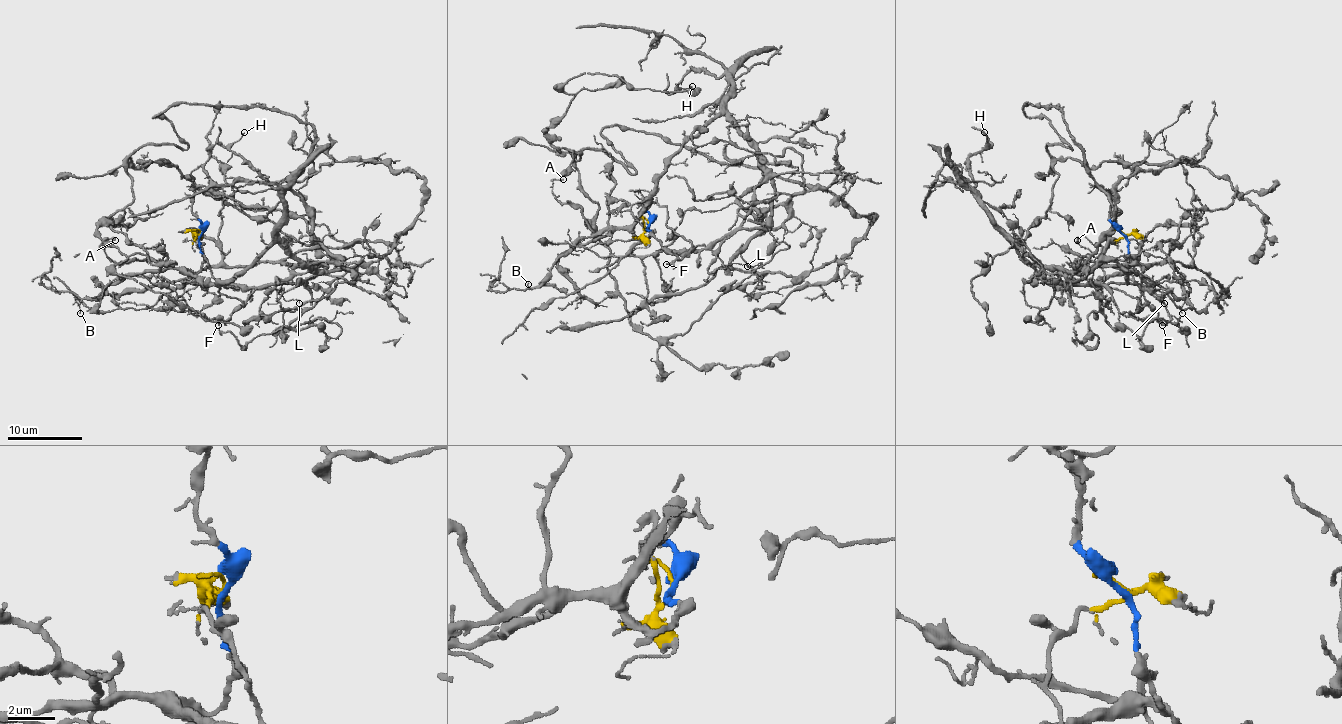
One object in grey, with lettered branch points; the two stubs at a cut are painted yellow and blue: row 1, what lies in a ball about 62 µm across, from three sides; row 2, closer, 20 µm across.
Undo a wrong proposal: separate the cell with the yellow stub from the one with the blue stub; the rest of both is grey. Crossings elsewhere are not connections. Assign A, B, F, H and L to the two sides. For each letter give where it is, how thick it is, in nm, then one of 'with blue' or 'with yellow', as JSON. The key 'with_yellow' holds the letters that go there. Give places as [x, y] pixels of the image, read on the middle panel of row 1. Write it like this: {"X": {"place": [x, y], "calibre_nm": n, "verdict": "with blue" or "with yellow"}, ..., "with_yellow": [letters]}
{"A": {"place": [563, 179], "calibre_nm": 150, "verdict": "with blue"}, "B": {"place": [528, 284], "calibre_nm": 80, "verdict": "with blue"}, "F": {"place": [666, 264], "calibre_nm": 110, "verdict": "with yellow"}, "H": {"place": [692, 86], "calibre_nm": 120, "verdict": "with blue"}, "L": {"place": [747, 266], "calibre_nm": 90, "verdict": "with yellow"}, "with_yellow": ["F", "L"]}

